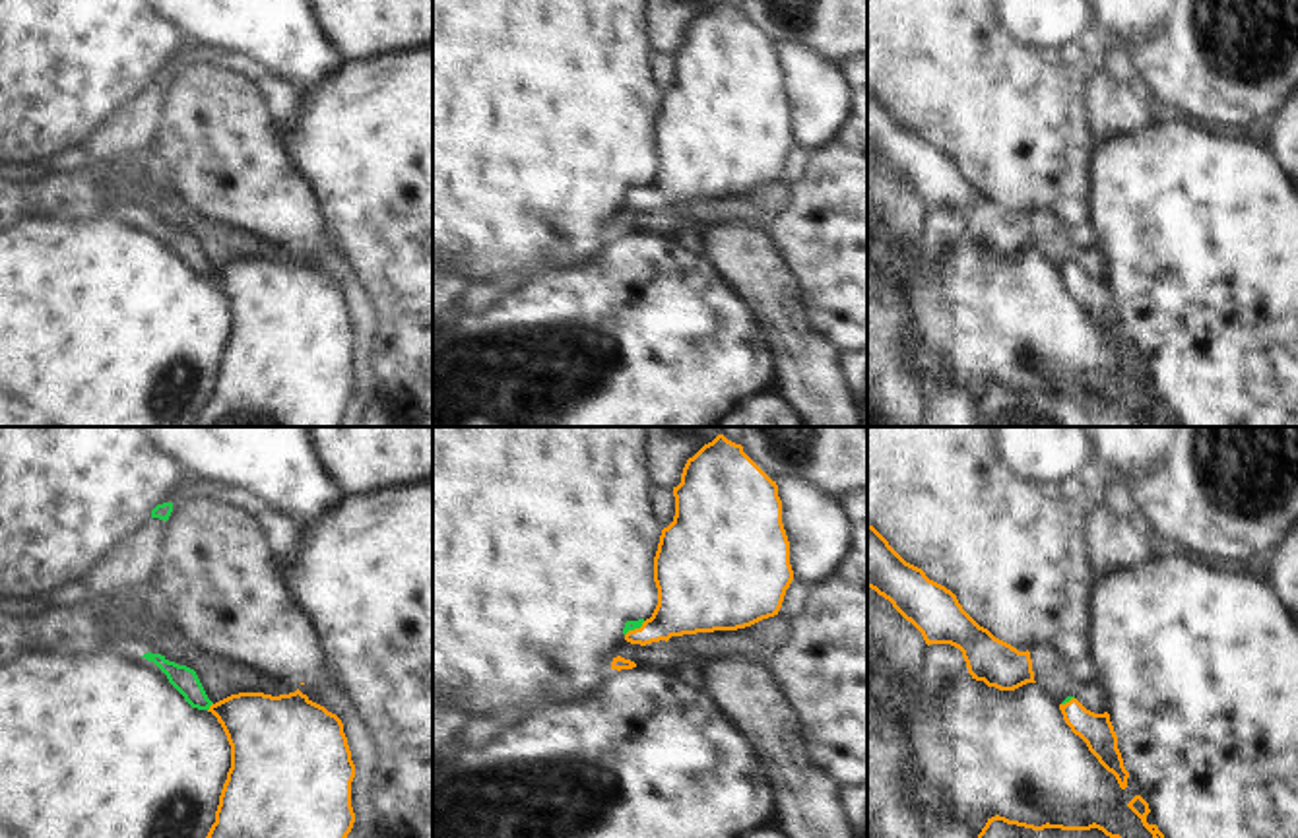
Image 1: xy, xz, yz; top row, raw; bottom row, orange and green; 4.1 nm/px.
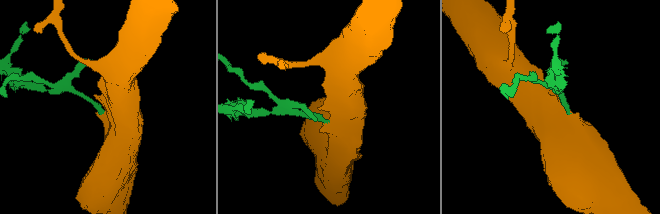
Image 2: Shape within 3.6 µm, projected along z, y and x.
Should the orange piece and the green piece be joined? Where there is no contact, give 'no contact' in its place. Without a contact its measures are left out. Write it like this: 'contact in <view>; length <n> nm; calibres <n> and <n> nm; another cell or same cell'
contact in xy; length 40 nm; calibres 300 and 110 nm; same cell

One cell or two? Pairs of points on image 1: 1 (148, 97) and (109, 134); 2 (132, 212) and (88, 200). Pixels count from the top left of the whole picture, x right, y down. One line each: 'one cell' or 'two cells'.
1: one cell
2: one cell

